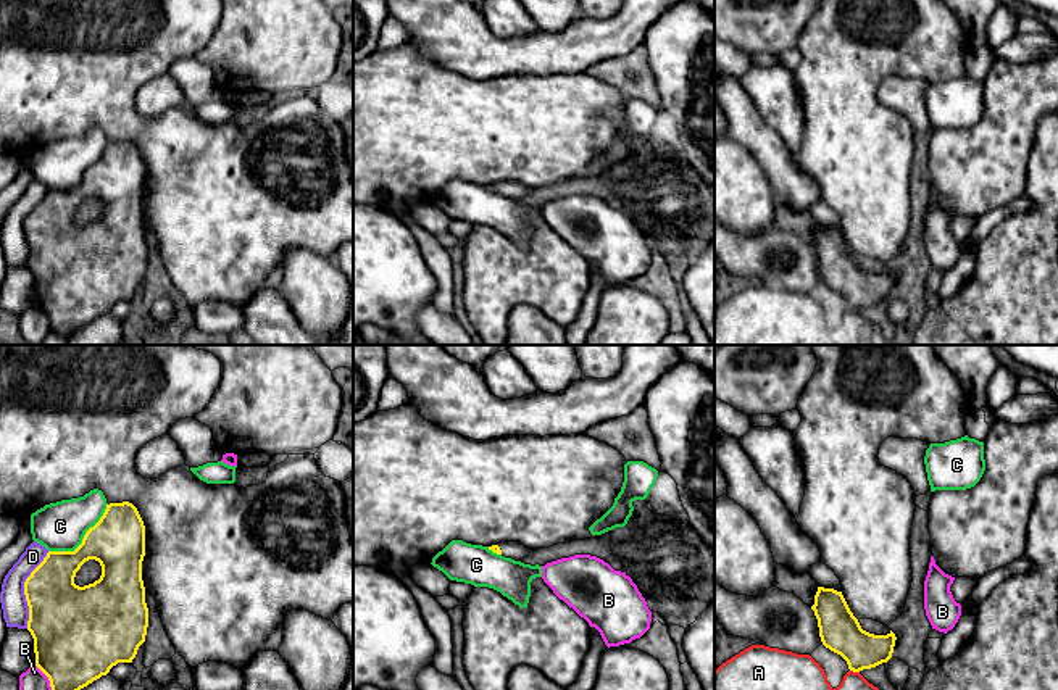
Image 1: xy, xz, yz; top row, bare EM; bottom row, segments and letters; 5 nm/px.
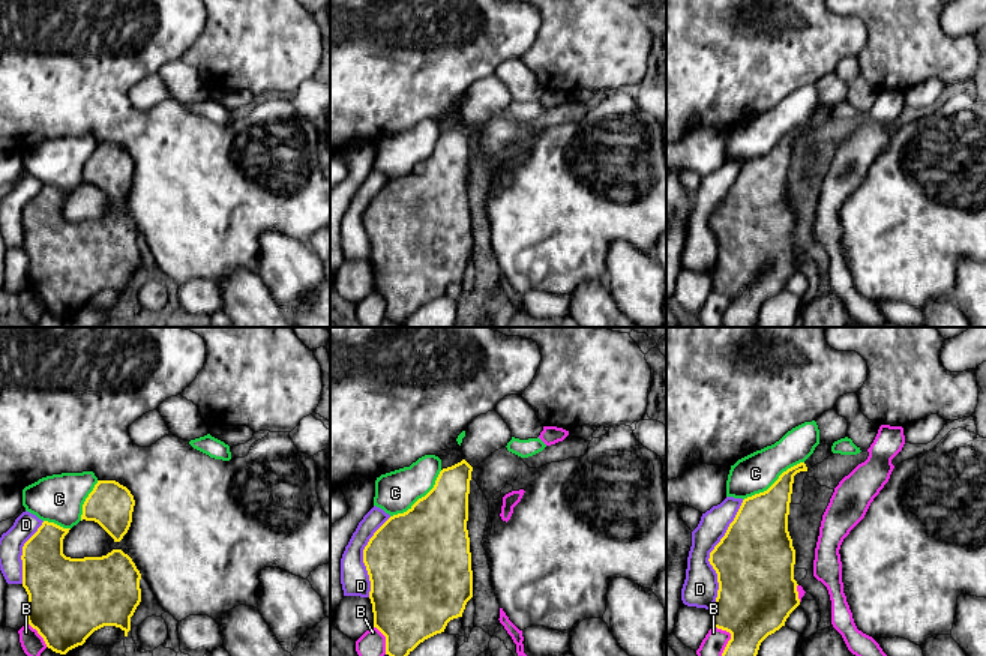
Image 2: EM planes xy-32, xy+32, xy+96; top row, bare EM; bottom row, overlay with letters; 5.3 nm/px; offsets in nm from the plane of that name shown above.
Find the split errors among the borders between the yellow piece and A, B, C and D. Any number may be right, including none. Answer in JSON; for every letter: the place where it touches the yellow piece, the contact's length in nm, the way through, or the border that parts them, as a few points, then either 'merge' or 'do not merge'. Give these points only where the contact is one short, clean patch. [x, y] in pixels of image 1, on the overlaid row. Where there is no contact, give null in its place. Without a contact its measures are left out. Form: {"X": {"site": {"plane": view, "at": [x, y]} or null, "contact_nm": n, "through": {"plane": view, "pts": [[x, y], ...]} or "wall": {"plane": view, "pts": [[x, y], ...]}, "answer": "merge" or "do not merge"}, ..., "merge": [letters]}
{"A": {"site": {"plane": "yz", "at": [855, 671]}, "contact_nm": 50, "answer": "do not merge"}, "B": {"site": {"plane": "xy", "at": [47, 676]}, "contact_nm": 150, "answer": "do not merge"}, "C": {"site": {"plane": "xy", "at": [83, 539]}, "contact_nm": 380, "answer": "do not merge"}, "D": {"site": {"plane": "xy", "at": [24, 590]}, "contact_nm": 400, "answer": "do not merge"}, "merge": []}

